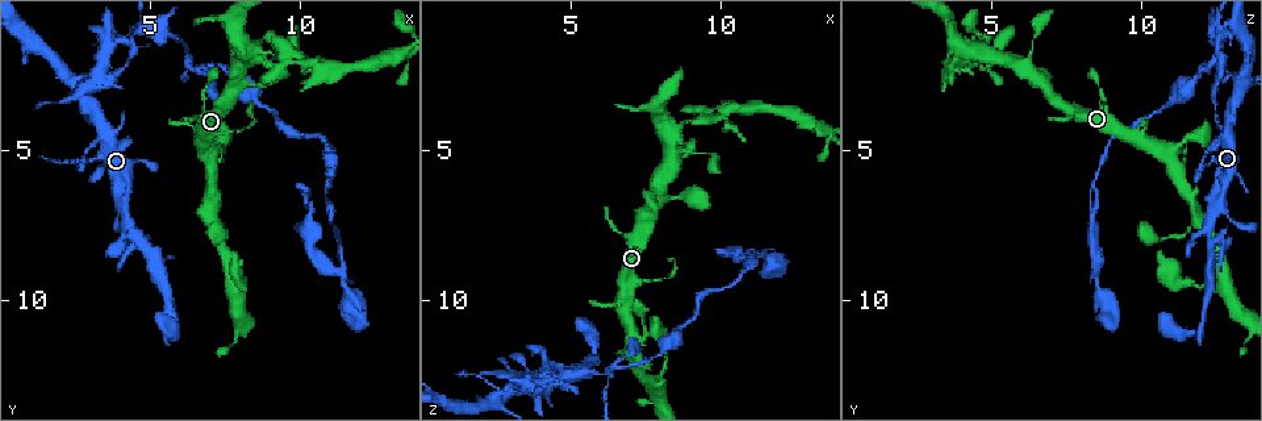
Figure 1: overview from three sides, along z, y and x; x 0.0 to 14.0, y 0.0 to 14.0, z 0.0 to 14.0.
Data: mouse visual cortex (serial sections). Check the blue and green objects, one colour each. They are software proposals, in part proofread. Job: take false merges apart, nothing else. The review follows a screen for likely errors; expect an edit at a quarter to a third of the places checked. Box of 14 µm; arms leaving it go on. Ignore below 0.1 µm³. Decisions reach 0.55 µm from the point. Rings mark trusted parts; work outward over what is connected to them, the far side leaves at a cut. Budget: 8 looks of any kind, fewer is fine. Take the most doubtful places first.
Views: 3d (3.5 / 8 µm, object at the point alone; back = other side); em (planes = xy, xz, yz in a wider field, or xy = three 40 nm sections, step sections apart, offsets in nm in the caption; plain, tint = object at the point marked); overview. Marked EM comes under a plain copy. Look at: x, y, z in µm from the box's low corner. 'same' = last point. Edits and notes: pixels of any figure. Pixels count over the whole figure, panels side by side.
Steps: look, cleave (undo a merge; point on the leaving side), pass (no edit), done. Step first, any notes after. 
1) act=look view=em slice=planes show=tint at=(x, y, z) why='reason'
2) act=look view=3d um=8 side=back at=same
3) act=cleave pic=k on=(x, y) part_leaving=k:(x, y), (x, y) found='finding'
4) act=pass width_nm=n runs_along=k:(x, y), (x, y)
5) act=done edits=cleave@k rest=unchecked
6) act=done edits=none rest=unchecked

act=look view=3d um=3.5 side=back at=(3.1, 2.5, 12.7) why='abrupt turn'

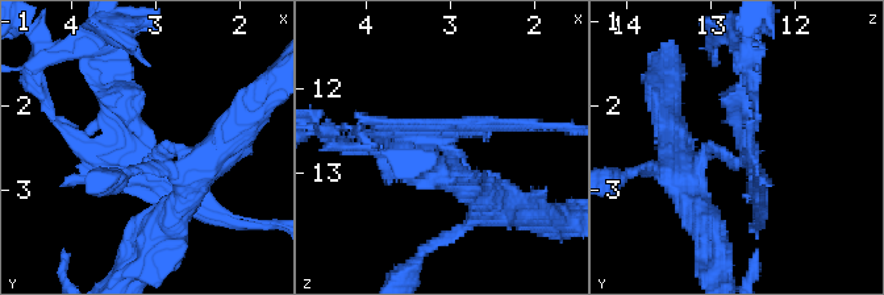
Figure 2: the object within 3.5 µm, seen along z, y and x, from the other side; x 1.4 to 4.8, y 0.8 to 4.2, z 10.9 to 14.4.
act=look view=em slice=xy step=5 show=tint at=(3.15, 2.60, 12.65)

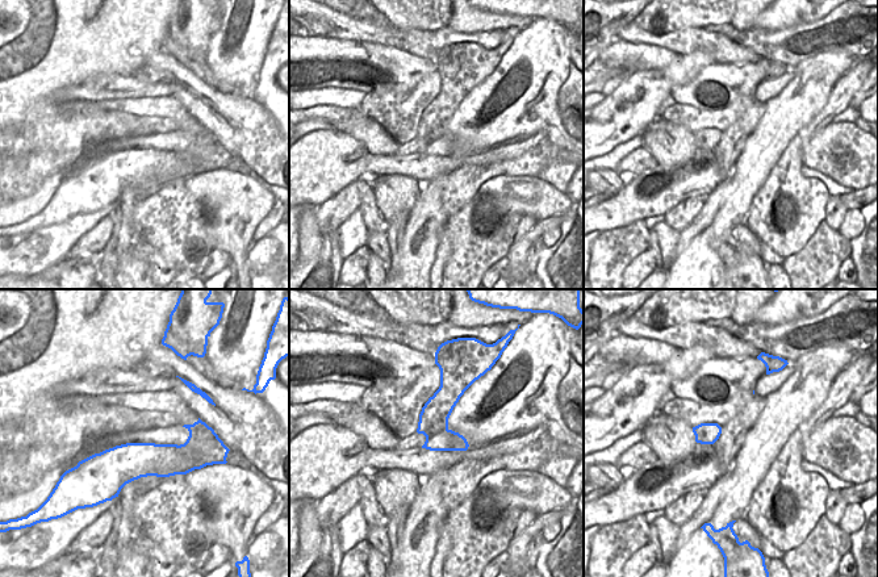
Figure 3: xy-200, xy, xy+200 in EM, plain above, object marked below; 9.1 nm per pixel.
act=cleave pic=2 on=(399, 141) width_nm=280 part_leaving=2:(450, 150), (382, 133) found='a second cell is stuck on'

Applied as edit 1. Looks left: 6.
act=look view=overview

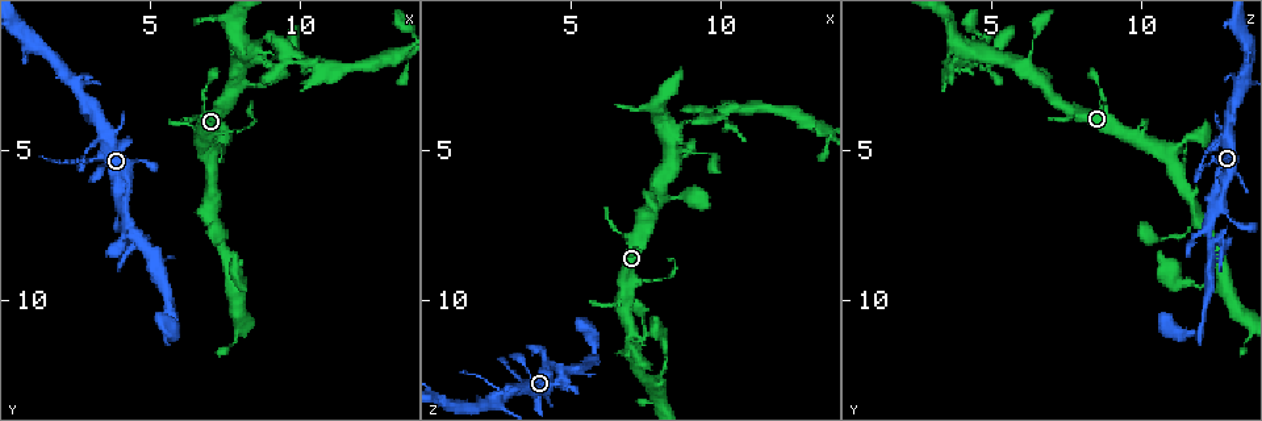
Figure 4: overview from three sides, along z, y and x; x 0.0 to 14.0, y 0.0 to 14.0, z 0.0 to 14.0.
act=look view=3d um=8 at=(7.1, 7.3, 11.9) why='three arms meet'

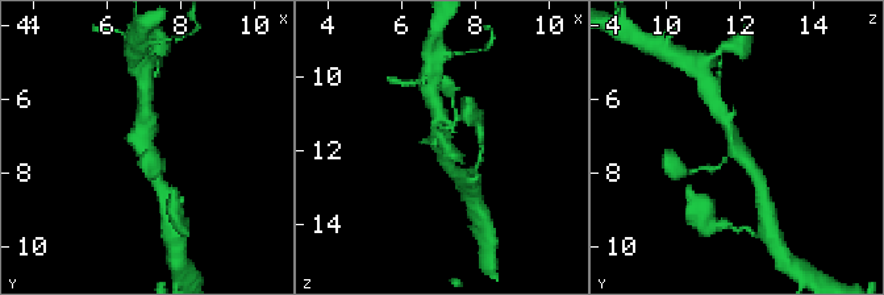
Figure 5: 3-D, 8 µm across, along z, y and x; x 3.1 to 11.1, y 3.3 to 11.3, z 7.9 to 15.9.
act=look view=em slice=planes show=tint at=(7.1, 7.3, 11.9)

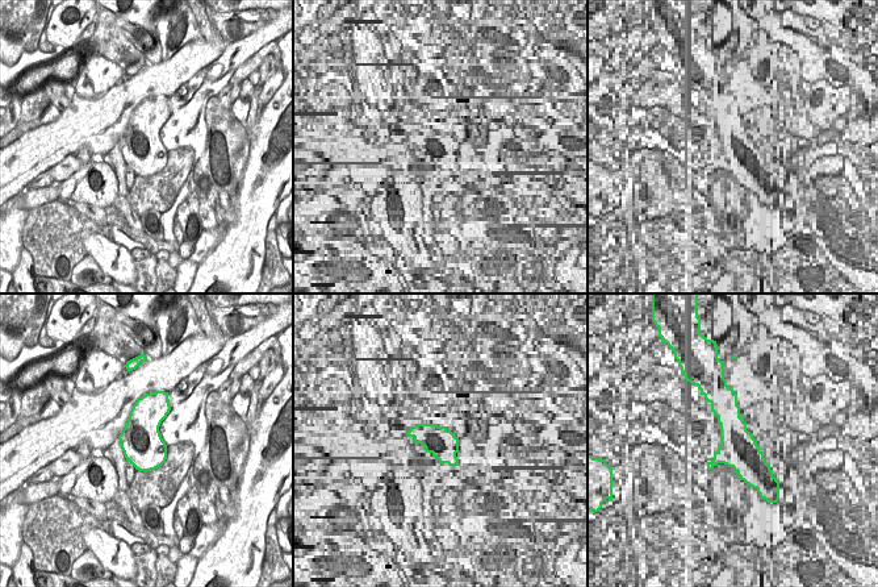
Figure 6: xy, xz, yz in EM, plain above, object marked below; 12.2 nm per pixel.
act=pass width_nm=500 runs_along=5:(721, 112), (736, 149), (758, 179) found='continuous, no second cell'

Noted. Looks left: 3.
act=look view=3d um=8 side=back at=(4.6, 8.0, 12.3)

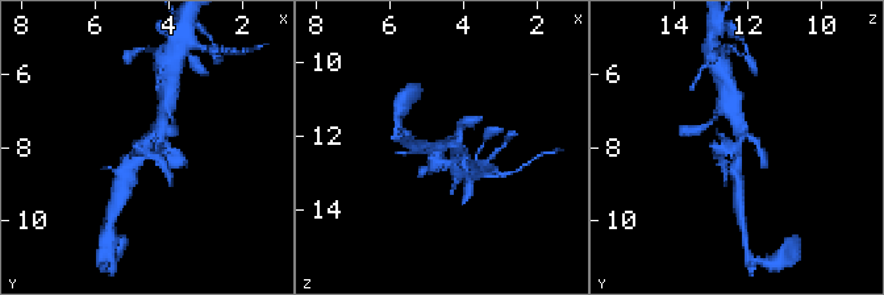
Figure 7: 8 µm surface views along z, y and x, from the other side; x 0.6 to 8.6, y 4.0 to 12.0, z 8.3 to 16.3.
act=look view=em slice=xy step=2 show=tint at=(4.7, 7.9, 12.2) why='shape alone is not enough'

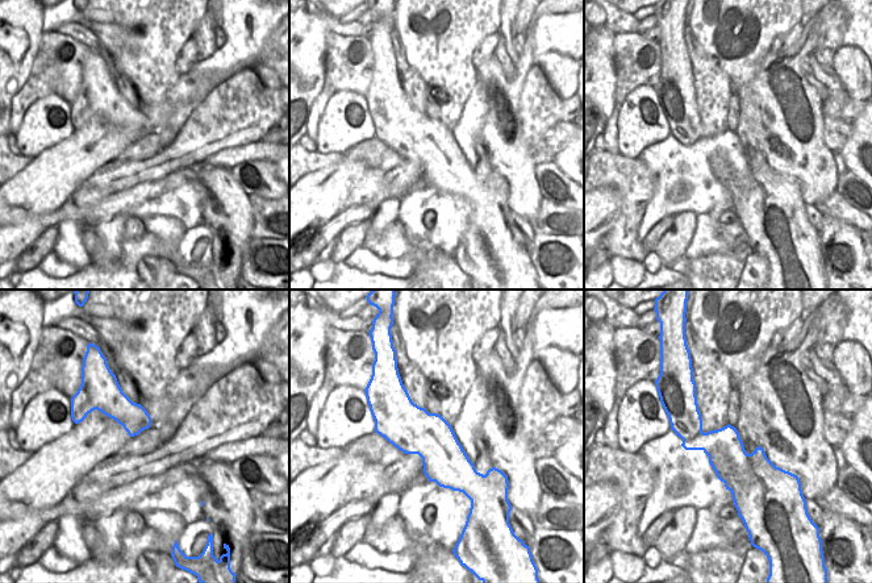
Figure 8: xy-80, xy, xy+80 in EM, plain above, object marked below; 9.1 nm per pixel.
act=pass runs_along=7:(163, 116), (159, 138), (122, 177) found='one cell here'

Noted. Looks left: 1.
act=done edits=cleave@2 rest=unchecked

